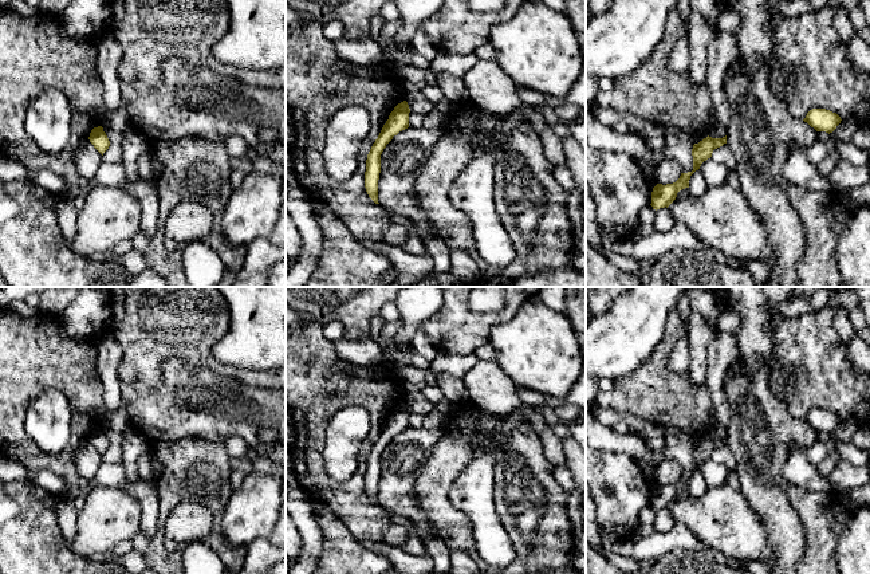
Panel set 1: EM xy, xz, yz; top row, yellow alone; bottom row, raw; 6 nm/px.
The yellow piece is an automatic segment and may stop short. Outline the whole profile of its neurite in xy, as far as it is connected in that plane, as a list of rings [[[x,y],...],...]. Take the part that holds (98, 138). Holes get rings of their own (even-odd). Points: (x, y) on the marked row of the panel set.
[[[102,126],[94,127],[90,133],[88,139],[102,156],[110,146],[110,141]]]

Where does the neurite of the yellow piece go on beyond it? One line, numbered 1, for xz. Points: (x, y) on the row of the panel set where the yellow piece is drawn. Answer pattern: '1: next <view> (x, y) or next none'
1: next none

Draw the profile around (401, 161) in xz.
[[[408,127],[381,154],[378,203],[386,211],[410,219],[424,239],[434,236],[422,208],[413,196],[414,182],[433,146],[446,133],[441,129]]]

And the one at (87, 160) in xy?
[[[88,138],[74,153],[74,164],[79,178],[94,181],[102,161],[103,156],[94,148]]]

